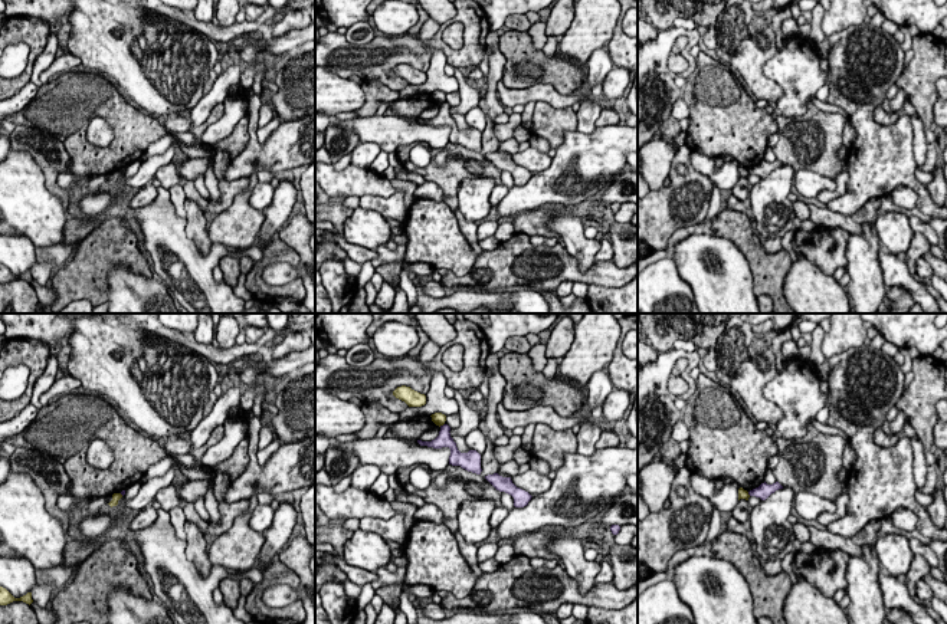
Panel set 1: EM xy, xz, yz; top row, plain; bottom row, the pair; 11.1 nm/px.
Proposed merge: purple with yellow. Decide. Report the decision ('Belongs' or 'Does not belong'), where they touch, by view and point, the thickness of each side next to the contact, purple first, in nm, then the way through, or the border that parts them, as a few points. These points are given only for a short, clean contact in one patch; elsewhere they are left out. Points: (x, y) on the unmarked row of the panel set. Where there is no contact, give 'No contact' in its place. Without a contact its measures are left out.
Does not belong. Touches purple at xz (441, 104). Thickness 160 nm (purple) against 140 nm. Boundary: xz (443, 101), (439, 104)

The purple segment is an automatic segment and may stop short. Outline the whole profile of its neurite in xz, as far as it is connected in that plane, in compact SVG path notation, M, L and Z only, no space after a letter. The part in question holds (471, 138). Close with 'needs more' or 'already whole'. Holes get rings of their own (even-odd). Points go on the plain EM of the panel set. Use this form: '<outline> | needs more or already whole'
M448 102L440 104L439 114L432 119L417 118L420 124L427 124L433 127L449 125L449 142L461 144L462 147L481 152L481 132L476 128L469 128L468 131L461 131L456 125L456 121L450 115L450 105Z | already whole

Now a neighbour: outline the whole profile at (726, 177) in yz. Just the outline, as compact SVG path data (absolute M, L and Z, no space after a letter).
M692 151L689 158L692 167L698 173L707 175L721 191L733 190L737 184L740 164L735 160L724 162L720 168L717 168L714 158L708 155Z

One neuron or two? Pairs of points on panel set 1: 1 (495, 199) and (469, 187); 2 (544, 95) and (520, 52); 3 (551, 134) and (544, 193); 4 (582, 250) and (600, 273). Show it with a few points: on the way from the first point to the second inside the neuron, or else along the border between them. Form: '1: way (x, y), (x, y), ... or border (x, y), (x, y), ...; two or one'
1: way (490, 193), (475, 193); one
2: border (503, 84), (511, 88), (550, 84), (569, 95); two
3: border (576, 130), (566, 131), (563, 141), (554, 148); two
4: border (564, 246), (582, 272), (586, 272), (593, 265); two

